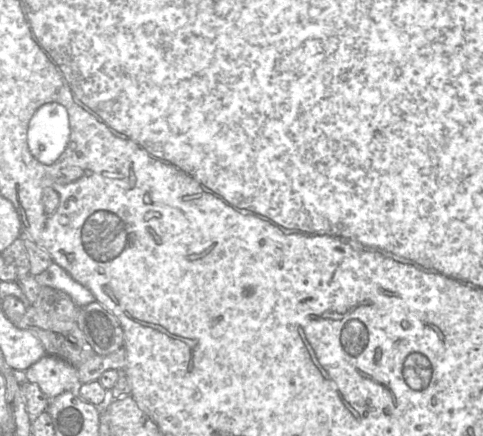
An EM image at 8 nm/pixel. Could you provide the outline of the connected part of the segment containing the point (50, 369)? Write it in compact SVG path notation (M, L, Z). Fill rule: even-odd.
M44 355L25 370L27 381L37 384L43 393L53 399L65 391L77 391L82 383L78 370L66 360Z

